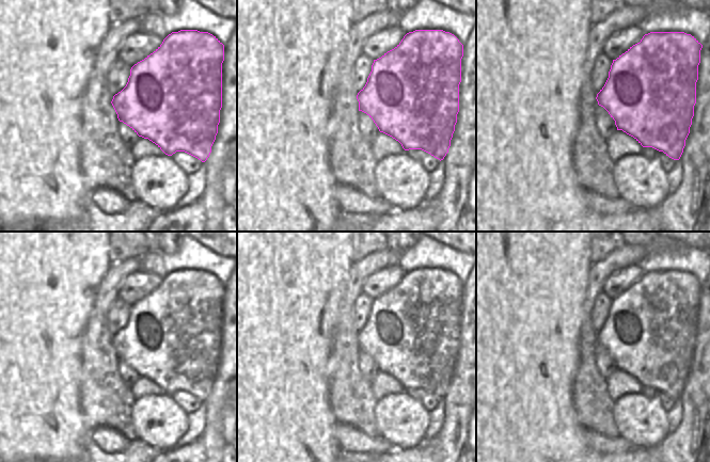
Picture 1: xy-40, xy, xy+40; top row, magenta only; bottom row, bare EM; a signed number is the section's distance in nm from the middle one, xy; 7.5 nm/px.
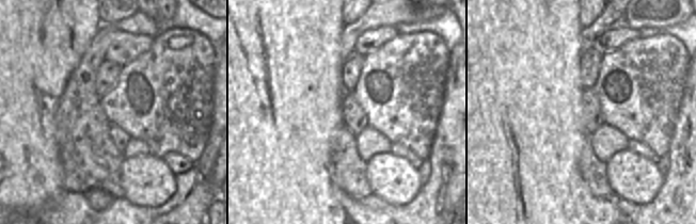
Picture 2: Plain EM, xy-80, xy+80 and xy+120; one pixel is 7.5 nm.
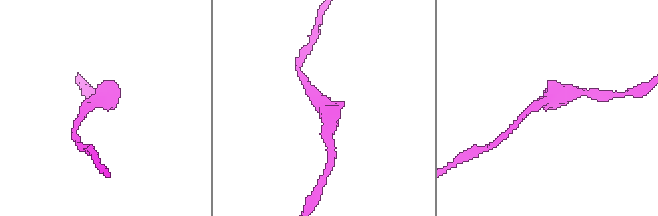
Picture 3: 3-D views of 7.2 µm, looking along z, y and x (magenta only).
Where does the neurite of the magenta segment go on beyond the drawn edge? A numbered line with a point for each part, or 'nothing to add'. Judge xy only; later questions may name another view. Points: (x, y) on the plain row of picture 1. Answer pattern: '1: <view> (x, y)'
nothing to add

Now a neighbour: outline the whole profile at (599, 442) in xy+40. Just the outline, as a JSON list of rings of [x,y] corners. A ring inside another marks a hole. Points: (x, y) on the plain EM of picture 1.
[[[583,429],[583,432],[589,446],[599,452],[629,452],[634,448],[620,435],[608,437],[590,429]]]

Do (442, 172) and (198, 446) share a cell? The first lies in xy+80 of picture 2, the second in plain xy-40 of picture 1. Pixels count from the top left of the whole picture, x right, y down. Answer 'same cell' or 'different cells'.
different cells

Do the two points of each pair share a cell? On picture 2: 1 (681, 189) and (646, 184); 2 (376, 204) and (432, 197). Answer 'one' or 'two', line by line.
1: two
2: one

